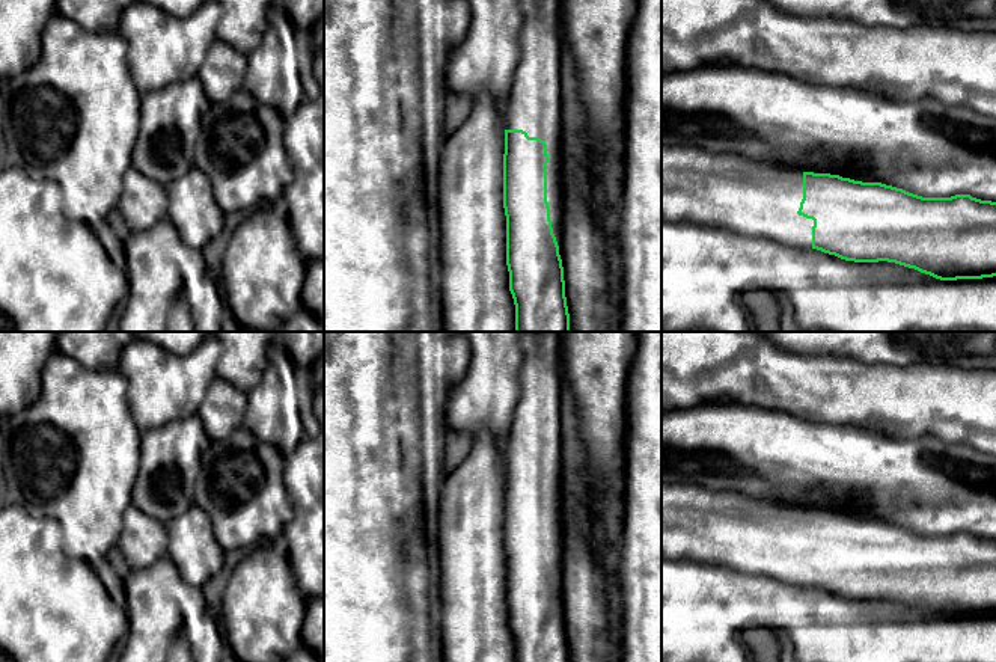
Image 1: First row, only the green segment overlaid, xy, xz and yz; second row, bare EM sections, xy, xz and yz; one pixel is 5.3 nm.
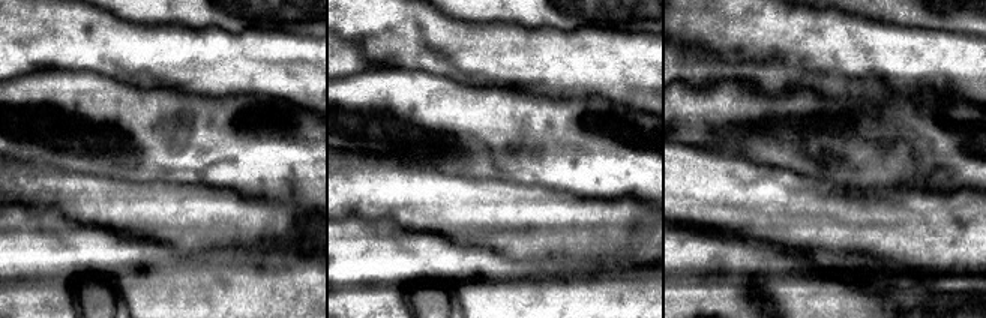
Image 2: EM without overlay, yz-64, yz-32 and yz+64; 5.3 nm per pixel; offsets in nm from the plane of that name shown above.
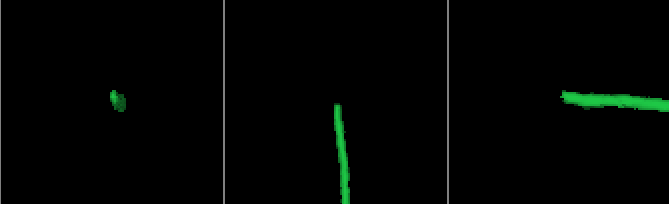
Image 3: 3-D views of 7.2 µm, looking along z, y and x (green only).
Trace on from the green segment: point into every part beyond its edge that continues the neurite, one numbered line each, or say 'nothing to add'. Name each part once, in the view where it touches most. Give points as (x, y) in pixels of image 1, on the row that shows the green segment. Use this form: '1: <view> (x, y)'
1: yz (752, 198)

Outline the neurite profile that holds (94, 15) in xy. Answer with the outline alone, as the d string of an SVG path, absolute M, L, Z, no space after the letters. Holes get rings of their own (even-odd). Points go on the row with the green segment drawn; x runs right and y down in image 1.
M57 0L57 14L87 32L118 32L124 11L134 0Z

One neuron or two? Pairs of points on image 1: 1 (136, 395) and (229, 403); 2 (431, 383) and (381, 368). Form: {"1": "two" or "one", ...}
{"1": "two", "2": "two"}

